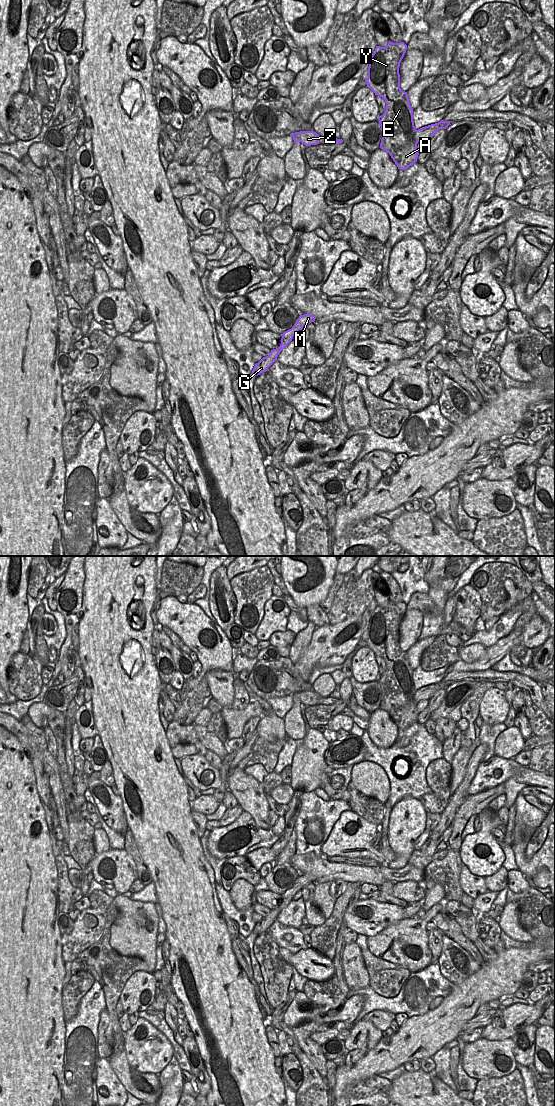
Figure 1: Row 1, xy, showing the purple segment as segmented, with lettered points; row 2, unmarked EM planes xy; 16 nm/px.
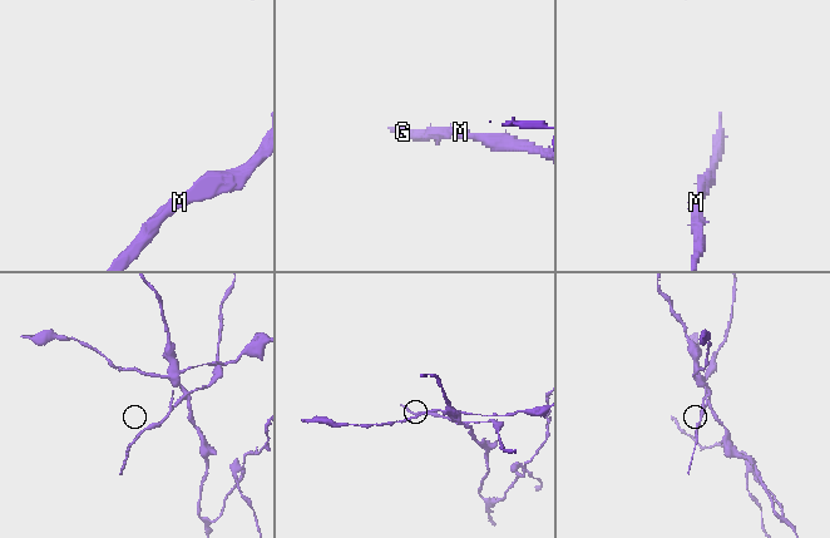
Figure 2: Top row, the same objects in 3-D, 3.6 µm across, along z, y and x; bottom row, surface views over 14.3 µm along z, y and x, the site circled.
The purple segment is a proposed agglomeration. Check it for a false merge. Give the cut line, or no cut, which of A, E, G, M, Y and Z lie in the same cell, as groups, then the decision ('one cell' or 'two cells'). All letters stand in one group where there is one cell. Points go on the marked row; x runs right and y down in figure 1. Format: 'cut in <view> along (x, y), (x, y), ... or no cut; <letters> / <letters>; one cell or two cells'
cut in xy along (417, 130), (414, 136), (416, 144); A E G M Y / Z; two cells

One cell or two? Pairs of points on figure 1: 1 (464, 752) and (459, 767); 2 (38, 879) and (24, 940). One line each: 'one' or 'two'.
1: one
2: one

